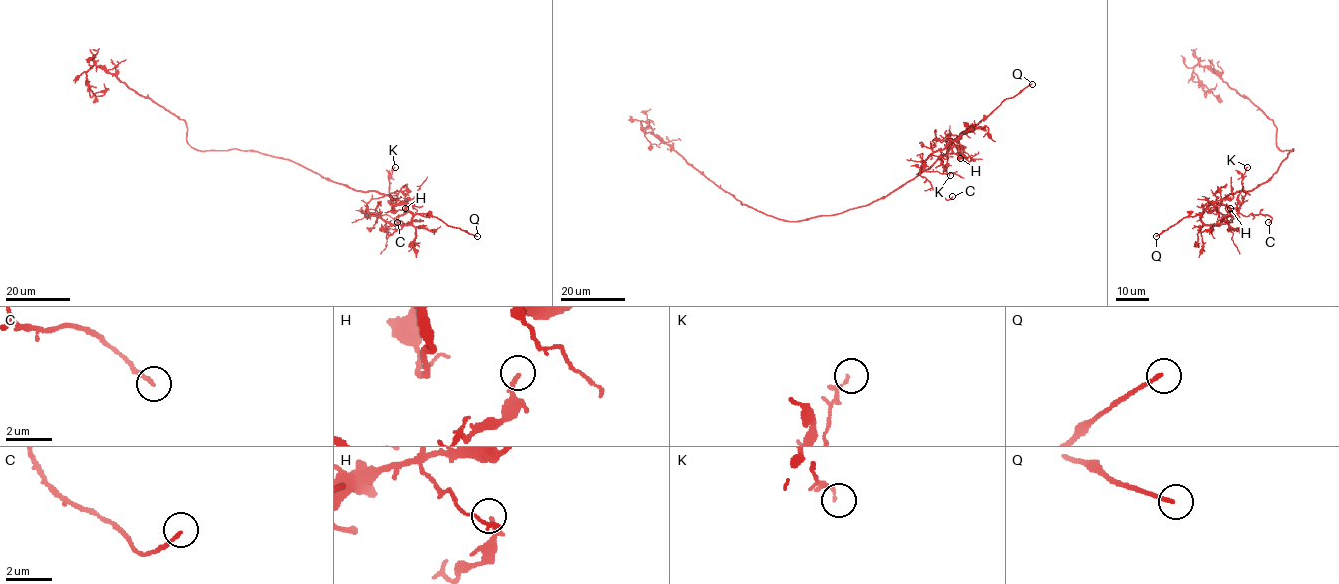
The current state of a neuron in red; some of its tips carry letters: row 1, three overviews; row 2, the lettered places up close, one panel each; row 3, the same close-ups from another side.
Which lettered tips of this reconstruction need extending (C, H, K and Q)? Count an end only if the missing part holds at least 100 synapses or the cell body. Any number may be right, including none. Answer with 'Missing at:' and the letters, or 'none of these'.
Missing at: Q

